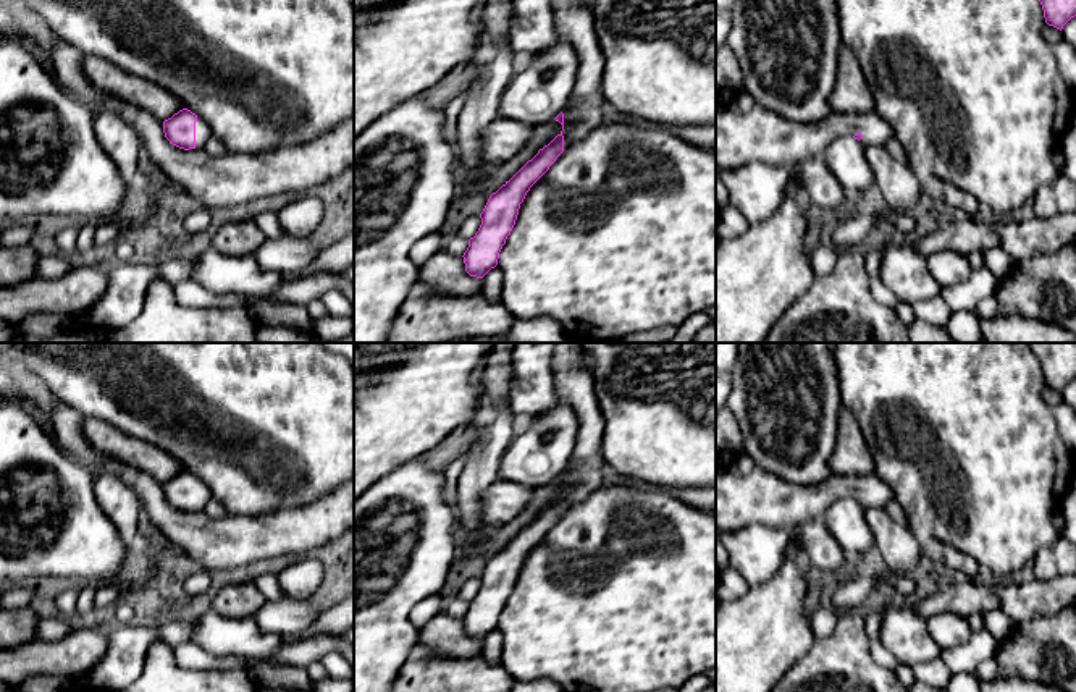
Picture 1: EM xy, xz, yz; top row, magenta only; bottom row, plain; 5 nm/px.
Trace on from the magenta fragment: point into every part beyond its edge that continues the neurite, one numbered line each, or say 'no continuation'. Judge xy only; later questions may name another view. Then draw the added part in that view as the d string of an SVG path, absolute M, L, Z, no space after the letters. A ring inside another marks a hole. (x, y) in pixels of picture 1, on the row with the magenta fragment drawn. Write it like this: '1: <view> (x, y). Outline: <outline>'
1: xy (202, 131). Outline: M197 116L195 121L195 149L202 149L207 141L212 137L212 131L208 128L208 124Z

